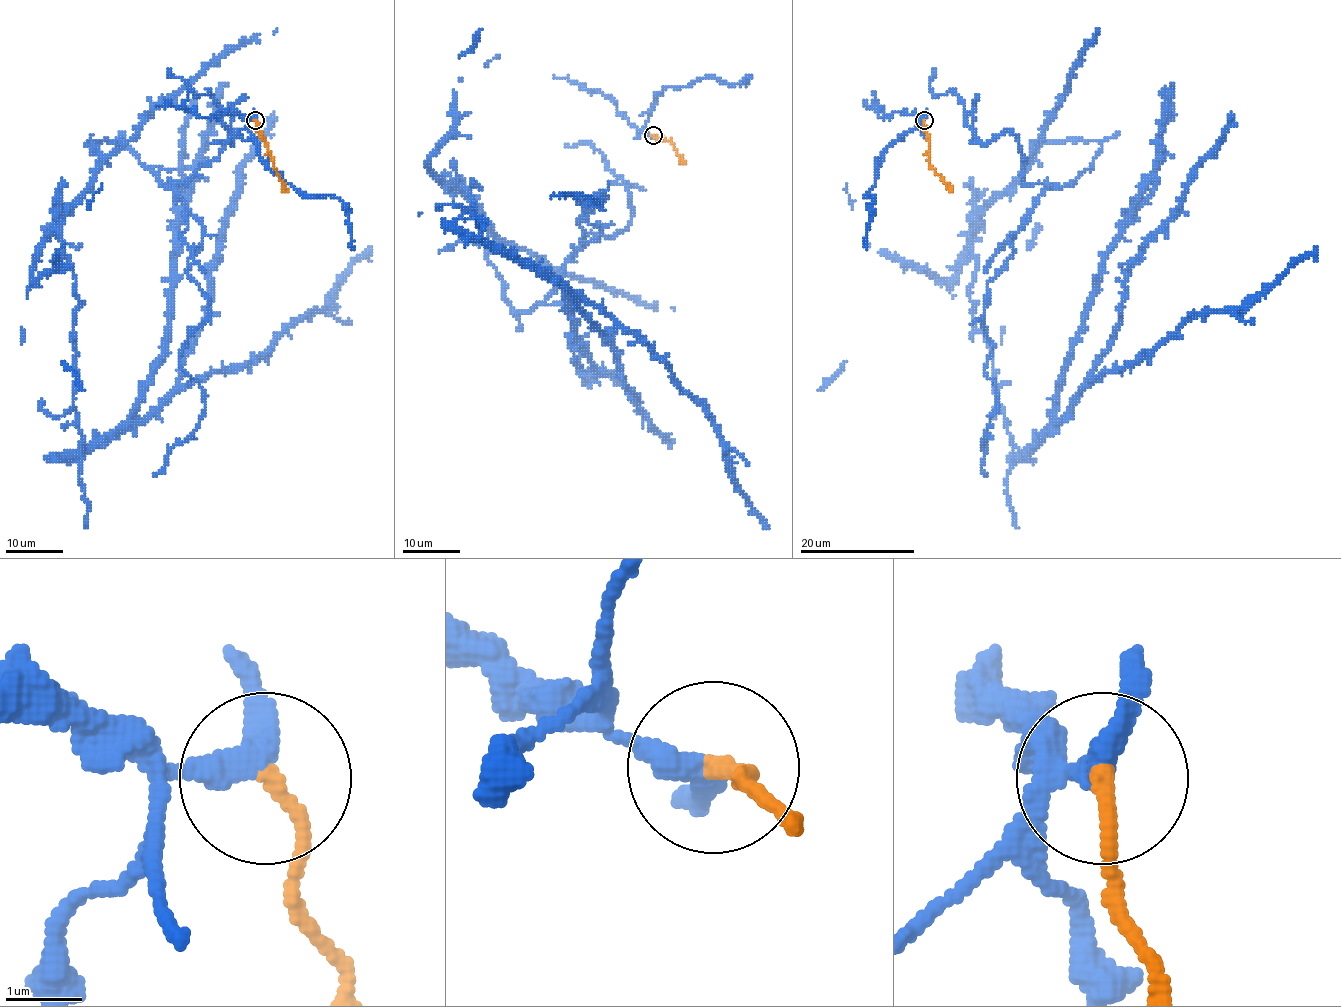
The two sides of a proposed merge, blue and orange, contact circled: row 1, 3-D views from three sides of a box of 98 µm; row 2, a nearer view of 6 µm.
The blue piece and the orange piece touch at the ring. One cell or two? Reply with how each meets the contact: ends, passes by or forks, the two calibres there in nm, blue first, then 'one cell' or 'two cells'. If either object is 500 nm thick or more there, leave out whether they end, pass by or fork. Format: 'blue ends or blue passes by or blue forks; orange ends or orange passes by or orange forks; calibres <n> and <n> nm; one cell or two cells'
blue passes by; orange ends; calibres 320 and 200 nm; two cells

